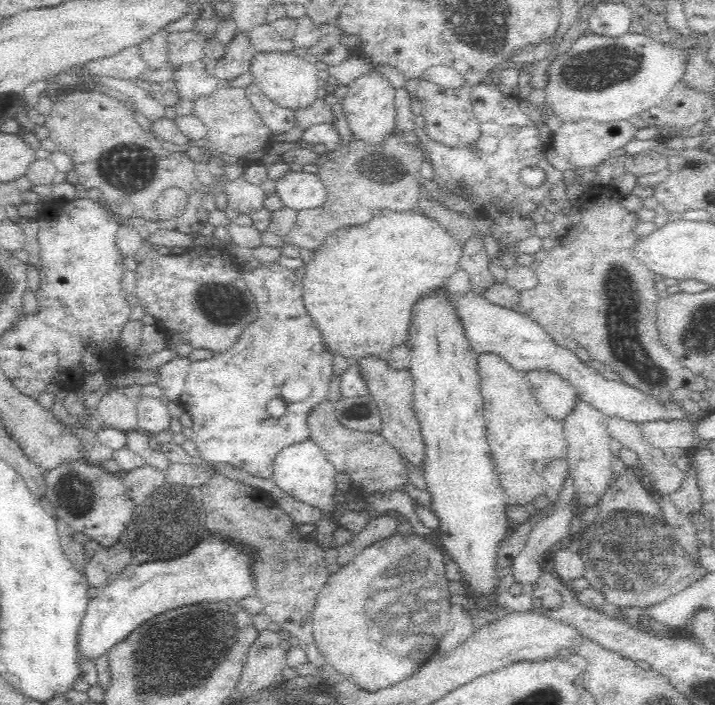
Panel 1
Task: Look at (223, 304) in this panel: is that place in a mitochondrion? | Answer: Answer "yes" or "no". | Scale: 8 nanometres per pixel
yes

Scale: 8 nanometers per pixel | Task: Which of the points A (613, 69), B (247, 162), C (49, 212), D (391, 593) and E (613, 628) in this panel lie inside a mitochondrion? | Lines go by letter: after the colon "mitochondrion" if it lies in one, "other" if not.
A: mitochondrion
B: other
C: other
D: mitochondrion
E: other

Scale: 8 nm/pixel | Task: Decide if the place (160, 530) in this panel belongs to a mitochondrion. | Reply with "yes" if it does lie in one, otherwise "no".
yes

